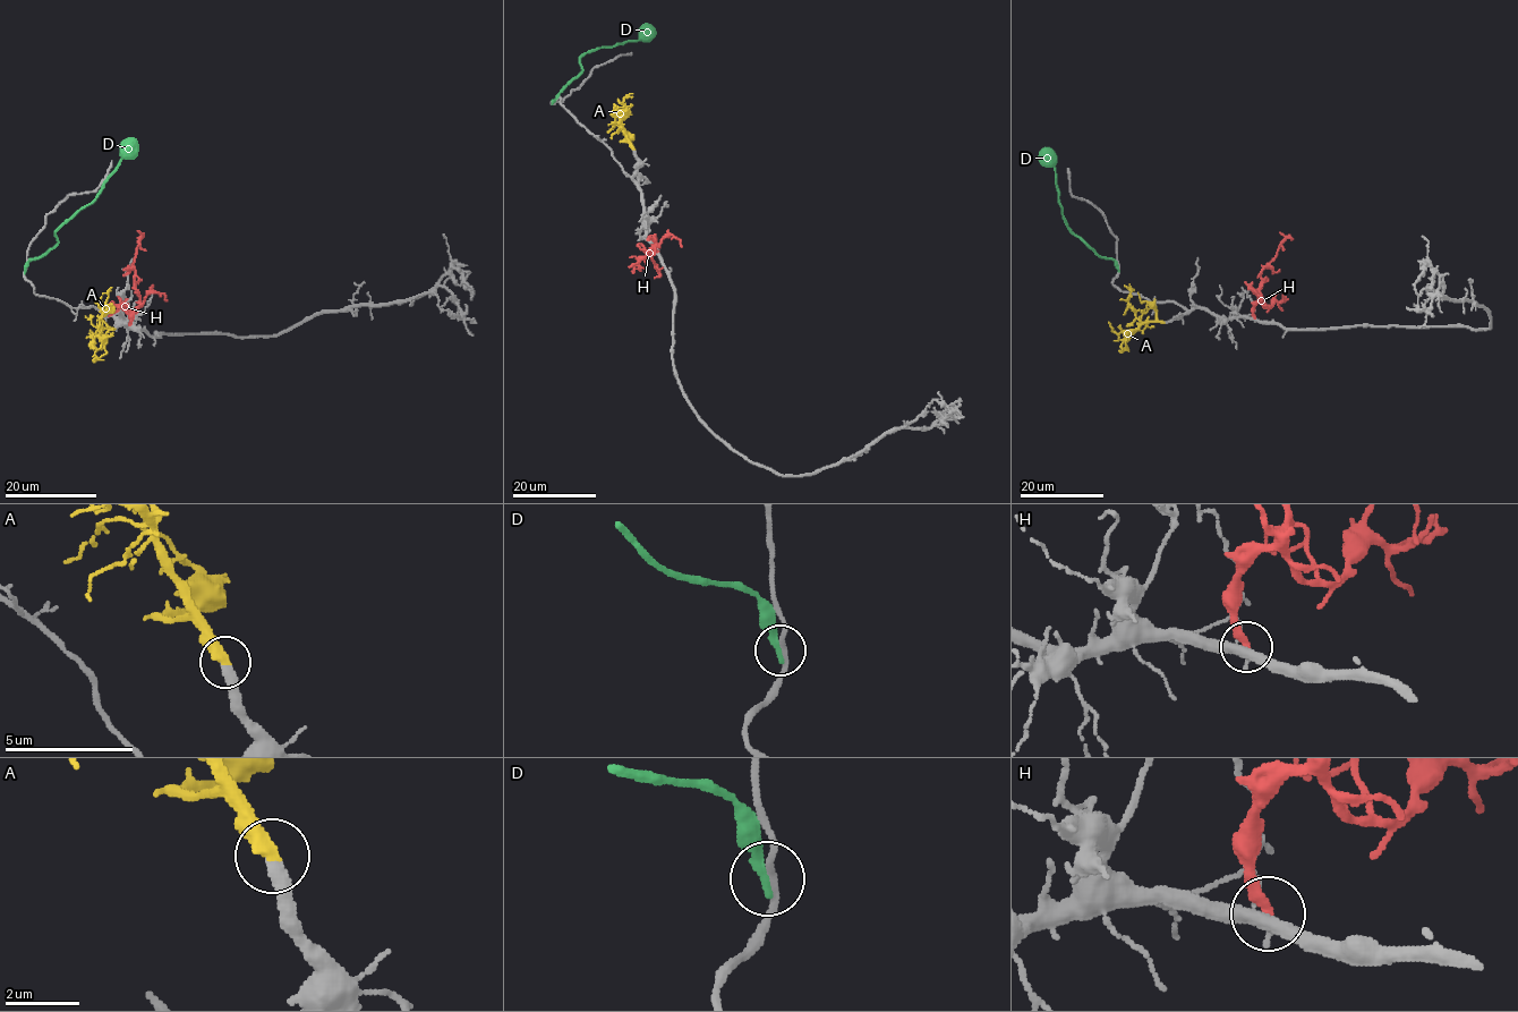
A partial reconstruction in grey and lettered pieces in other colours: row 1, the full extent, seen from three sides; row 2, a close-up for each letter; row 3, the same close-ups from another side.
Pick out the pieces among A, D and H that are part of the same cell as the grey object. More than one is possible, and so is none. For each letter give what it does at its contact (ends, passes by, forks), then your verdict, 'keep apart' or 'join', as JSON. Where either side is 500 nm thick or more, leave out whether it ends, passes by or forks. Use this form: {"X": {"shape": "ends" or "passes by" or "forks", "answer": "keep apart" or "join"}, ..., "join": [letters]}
{"A": {"shape": "ends", "answer": "join"}, "D": {"shape": "ends", "answer": "keep apart"}, "H": {"shape": "ends", "answer": "keep apart"}, "join": ["A"]}

